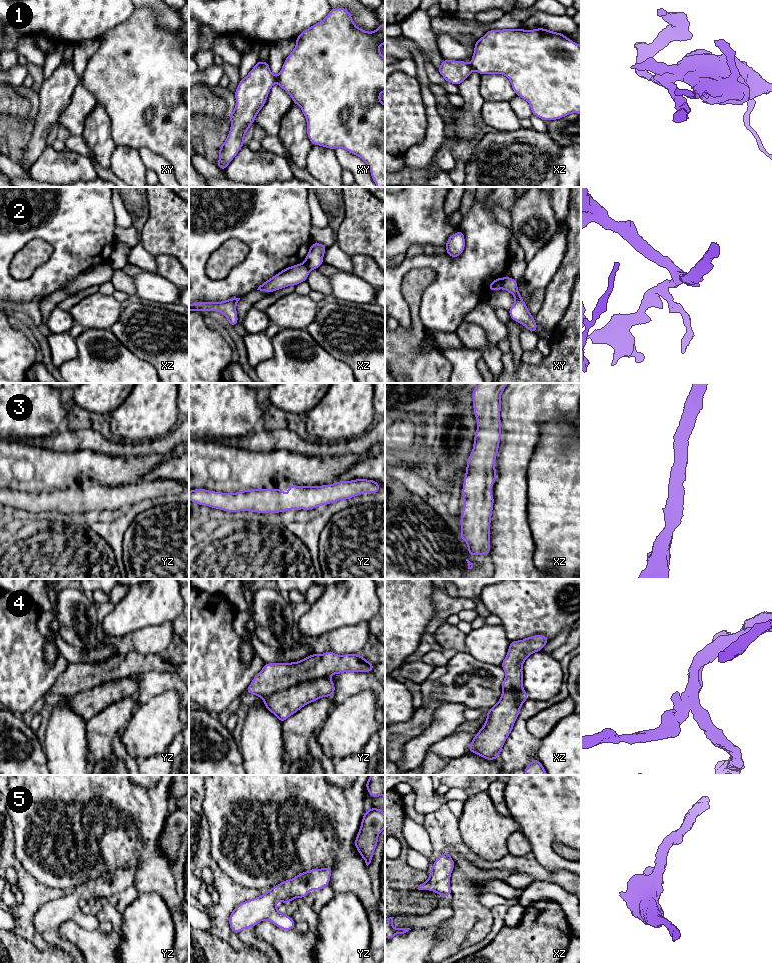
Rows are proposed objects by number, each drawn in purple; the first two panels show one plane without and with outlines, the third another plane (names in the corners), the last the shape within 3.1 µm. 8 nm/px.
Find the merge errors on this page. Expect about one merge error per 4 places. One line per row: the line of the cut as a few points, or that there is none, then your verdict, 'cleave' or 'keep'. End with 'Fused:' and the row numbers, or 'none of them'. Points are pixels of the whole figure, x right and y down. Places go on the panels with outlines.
1: cut in xy along (276, 76), (277, 80); cleave
2: cut in xy along (501, 278), (502, 287); cleave
3: no cut; keep
4: no cut; keep
5: no cut; keep
Fused: 1, 2

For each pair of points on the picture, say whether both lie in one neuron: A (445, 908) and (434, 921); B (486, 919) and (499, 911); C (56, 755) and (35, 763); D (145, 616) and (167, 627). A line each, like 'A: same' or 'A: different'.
A: same
B: different
C: different
D: different

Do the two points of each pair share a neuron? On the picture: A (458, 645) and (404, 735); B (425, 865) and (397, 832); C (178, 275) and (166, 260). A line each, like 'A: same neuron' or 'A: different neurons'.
A: different neurons
B: different neurons
C: same neuron

